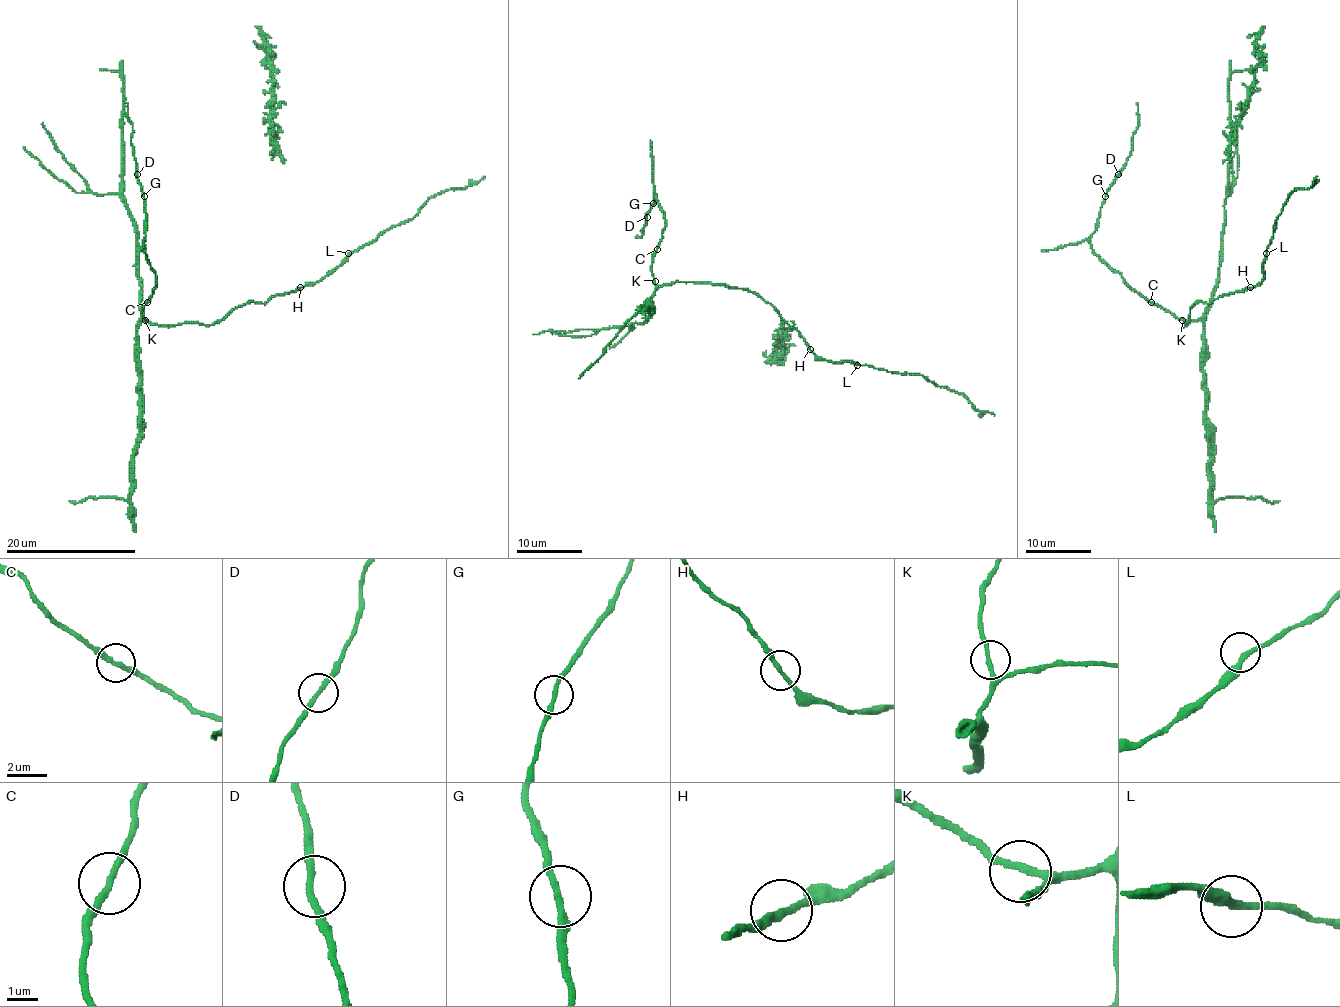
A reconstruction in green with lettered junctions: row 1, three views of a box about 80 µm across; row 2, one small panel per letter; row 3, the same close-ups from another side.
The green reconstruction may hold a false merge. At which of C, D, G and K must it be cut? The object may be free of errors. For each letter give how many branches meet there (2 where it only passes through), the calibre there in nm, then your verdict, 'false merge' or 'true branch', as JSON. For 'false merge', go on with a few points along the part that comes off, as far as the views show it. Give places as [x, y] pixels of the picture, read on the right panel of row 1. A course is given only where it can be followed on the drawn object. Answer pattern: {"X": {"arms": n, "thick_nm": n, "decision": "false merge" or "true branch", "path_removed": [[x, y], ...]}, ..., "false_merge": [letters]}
{"C": {"arms": 2, "thick_nm": 220, "decision": "true branch"}, "D": {"arms": 2, "thick_nm": 220, "decision": "true branch"}, "G": {"arms": 2, "thick_nm": 200, "decision": "true branch"}, "K": {"arms": 2, "thick_nm": 220, "decision": "true branch"}, "false_merge": []}

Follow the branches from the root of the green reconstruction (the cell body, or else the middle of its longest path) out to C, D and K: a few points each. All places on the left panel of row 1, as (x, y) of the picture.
C: (250, 302), (230, 310), (211, 325), (149, 323), (142, 316), (142, 307), (147, 302)
D: (250, 302), (211, 325), (154, 325), (142, 316), (155, 285), (155, 271), (145, 253), (145, 207), (137, 174)
K: (250, 302), (230, 310), (211, 325), (154, 325), (145, 320)

